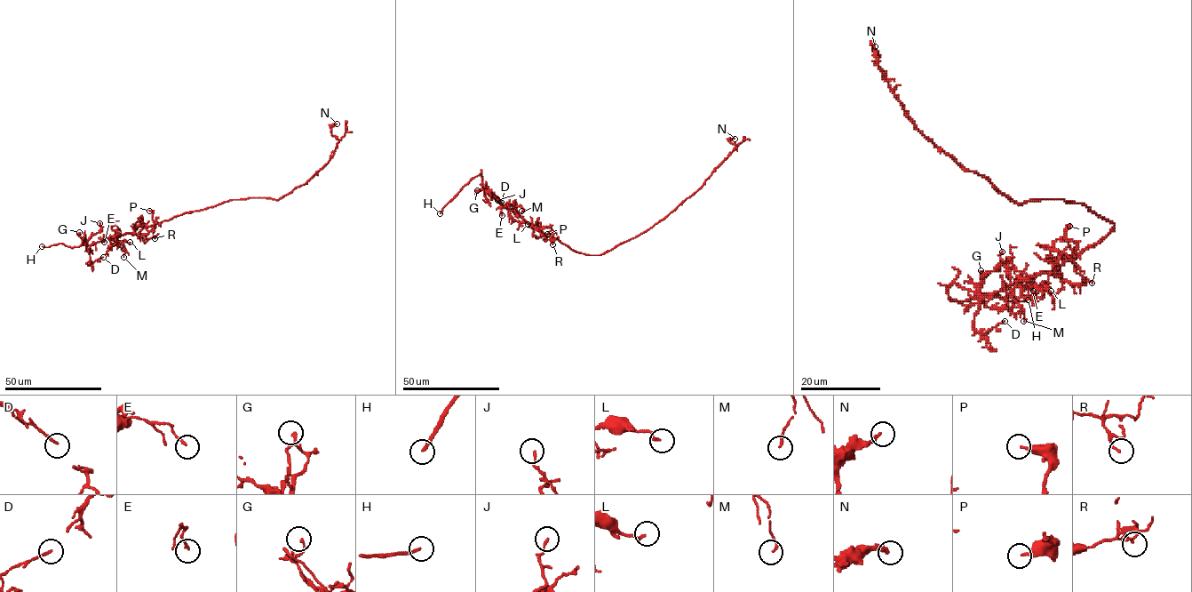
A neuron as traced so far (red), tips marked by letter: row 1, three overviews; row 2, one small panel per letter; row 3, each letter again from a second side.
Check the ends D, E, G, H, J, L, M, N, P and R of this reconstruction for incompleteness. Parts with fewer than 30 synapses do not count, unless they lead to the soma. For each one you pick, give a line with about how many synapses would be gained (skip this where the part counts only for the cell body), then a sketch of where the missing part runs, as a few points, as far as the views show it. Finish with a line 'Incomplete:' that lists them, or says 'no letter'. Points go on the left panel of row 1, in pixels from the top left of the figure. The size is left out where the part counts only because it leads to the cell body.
Incomplete: H

